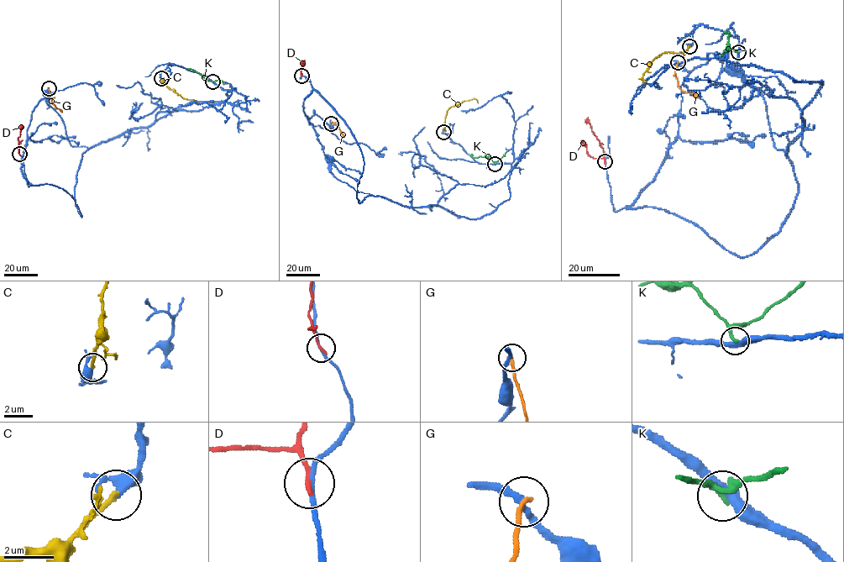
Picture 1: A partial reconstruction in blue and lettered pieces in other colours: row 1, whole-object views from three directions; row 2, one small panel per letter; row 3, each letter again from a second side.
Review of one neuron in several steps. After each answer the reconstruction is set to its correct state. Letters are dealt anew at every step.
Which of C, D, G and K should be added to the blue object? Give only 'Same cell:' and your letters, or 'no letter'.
Same cell: C

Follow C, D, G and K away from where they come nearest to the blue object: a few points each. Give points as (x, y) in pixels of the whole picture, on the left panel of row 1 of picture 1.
C: (160, 78), (161, 81), (183, 98), (196, 101)
D: (19, 154), (18, 137), (22, 125)
G: (49, 89), (51, 102), (62, 112)
K: (212, 81), (189, 68)

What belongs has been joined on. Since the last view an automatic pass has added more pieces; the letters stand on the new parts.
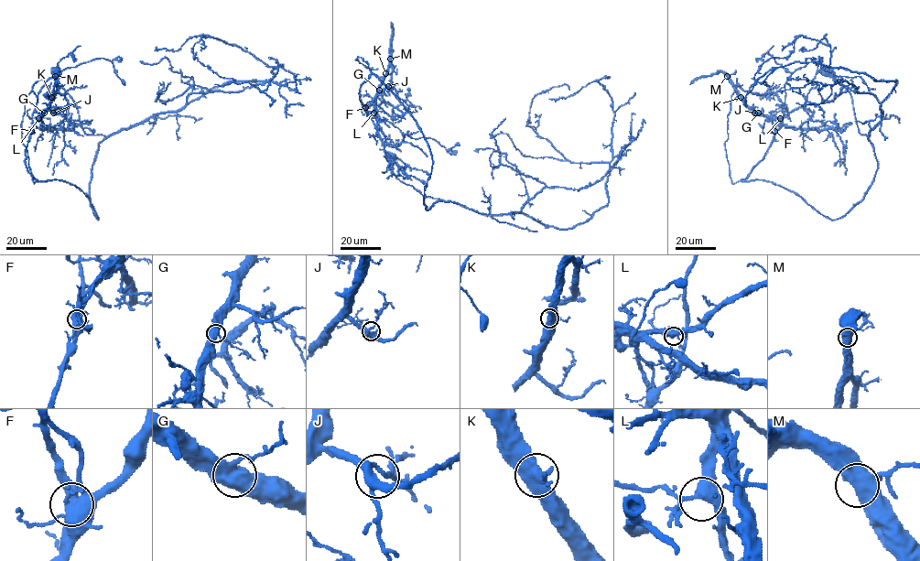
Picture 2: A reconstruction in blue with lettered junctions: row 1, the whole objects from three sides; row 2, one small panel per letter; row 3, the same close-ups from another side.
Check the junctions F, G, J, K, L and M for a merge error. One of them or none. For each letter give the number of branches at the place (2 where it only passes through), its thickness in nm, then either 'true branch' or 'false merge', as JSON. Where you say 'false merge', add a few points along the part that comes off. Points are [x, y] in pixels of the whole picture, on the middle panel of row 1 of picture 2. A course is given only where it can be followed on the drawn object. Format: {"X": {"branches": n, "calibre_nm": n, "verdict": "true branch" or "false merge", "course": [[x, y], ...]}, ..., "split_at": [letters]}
{"F": {"branches": 6, "calibre_nm": 550, "verdict": "false merge", "course": [[365, 107], [374, 103], [390, 66], [392, 82], [381, 92], [402, 113], [401, 120], [395, 122]]}, "G": {"branches": 3, "calibre_nm": 550, "verdict": "true branch"}, "J": {"branches": 4, "calibre_nm": 380, "verdict": "true branch"}, "K": {"branches": 4, "calibre_nm": 500, "verdict": "true branch"}, "L": {"branches": 4, "calibre_nm": 400, "verdict": "true branch"}, "M": {"branches": 3, "calibre_nm": 550, "verdict": "true branch"}, "split_at": ["F"]}

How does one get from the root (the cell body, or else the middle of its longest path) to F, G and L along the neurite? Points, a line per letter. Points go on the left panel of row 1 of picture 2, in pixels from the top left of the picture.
F: (56, 70), (82, 130), (105, 136), (90, 185), (98, 220), (76, 186), (37, 180), (28, 171), (31, 131)
G: (56, 70), (82, 130), (105, 136), (90, 185), (98, 220), (76, 186), (28, 171), (26, 147), (44, 113)
L: (56, 70), (82, 130), (105, 136), (90, 185), (98, 220), (76, 186), (28, 171), (26, 147), (38, 118)

